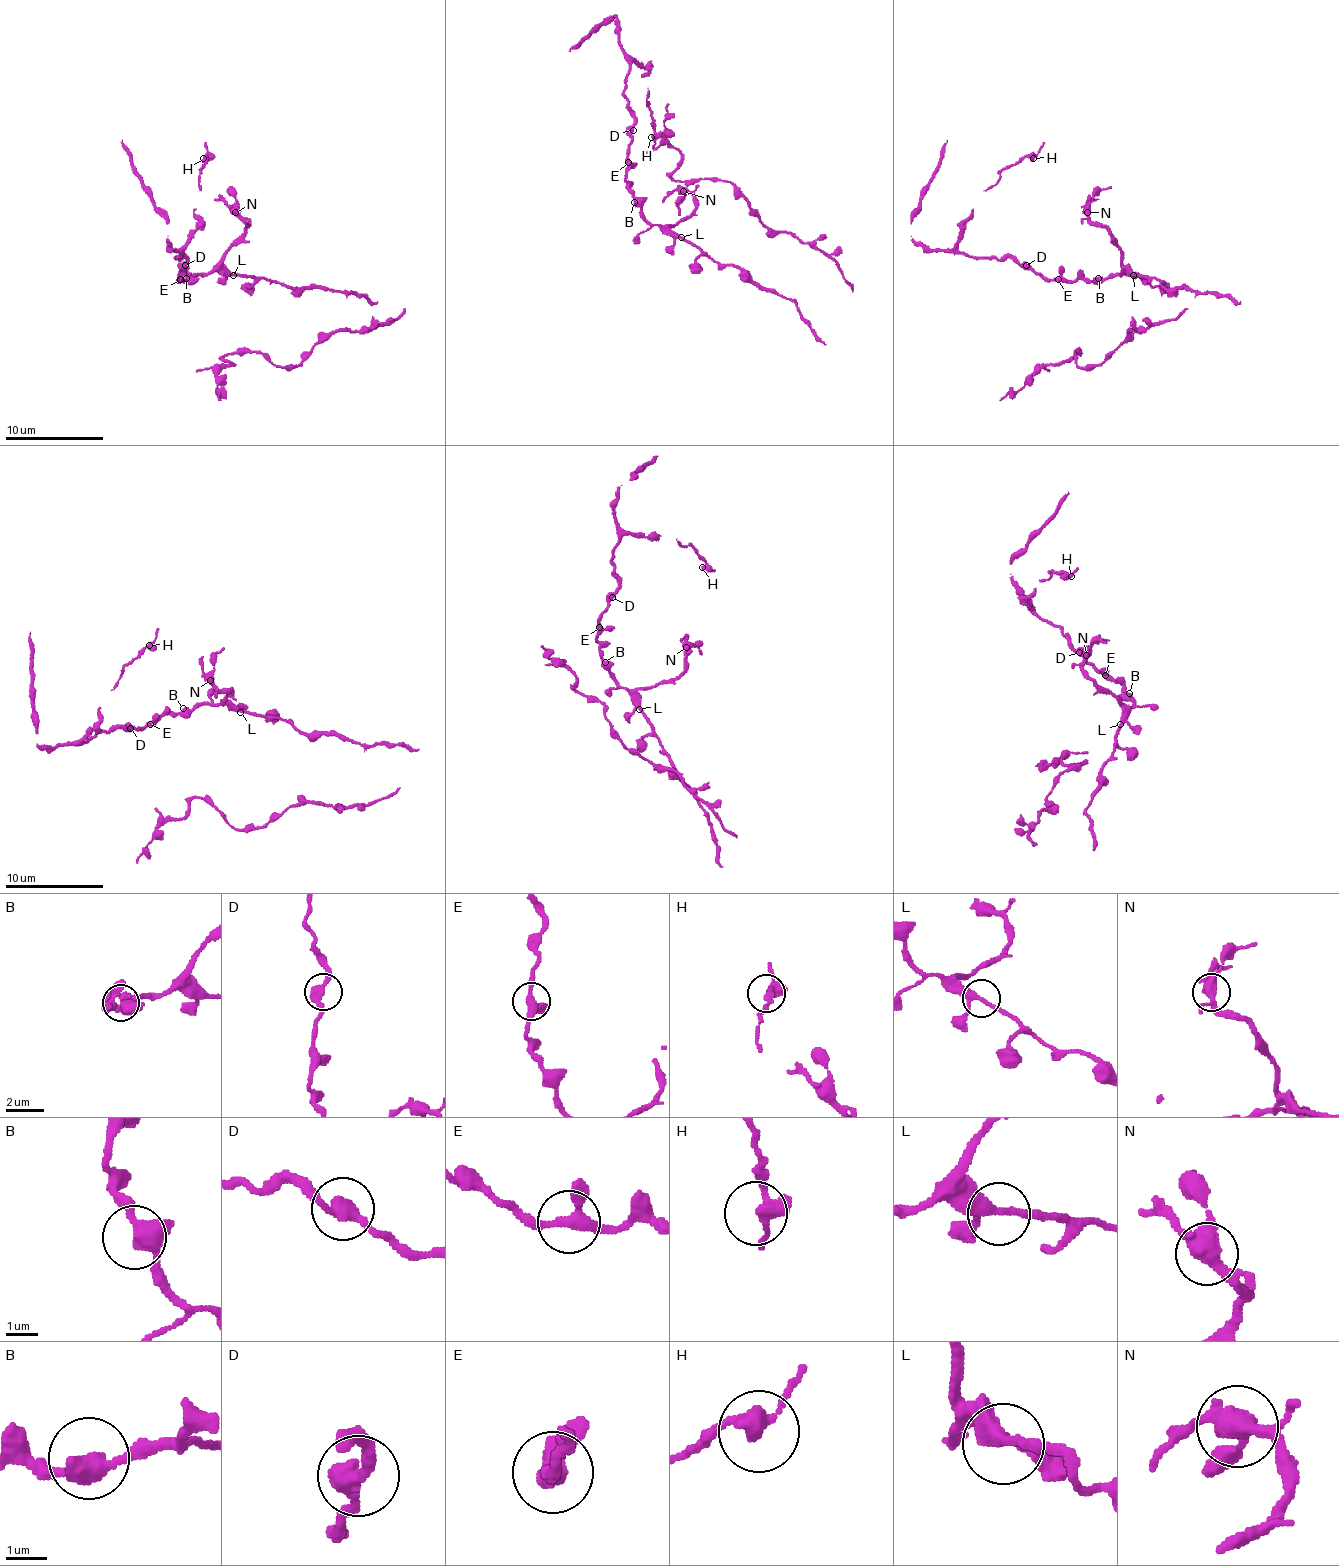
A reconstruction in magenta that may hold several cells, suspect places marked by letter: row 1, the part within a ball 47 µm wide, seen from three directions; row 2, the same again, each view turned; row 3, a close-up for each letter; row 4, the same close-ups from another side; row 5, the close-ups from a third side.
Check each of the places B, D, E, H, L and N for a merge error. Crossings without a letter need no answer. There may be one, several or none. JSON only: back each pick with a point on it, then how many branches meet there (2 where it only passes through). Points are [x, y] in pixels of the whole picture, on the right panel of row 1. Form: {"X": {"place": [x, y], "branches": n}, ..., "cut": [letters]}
{"cut": []}

